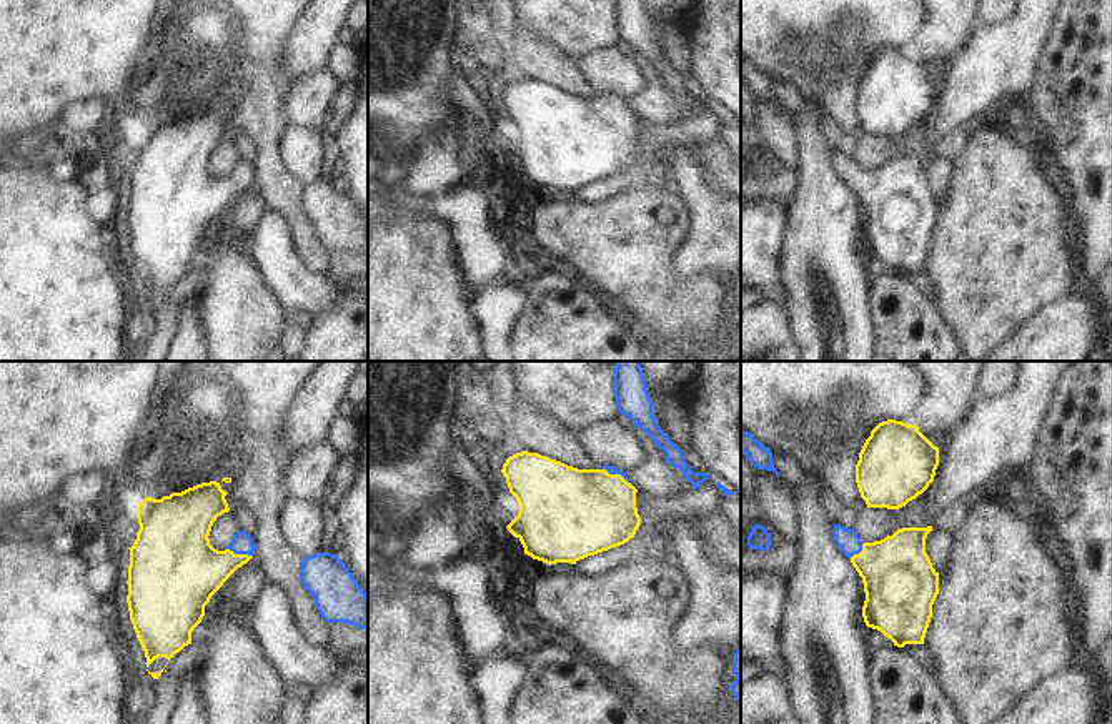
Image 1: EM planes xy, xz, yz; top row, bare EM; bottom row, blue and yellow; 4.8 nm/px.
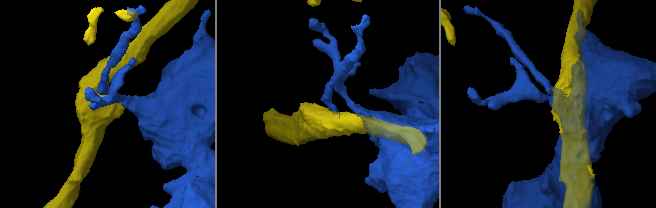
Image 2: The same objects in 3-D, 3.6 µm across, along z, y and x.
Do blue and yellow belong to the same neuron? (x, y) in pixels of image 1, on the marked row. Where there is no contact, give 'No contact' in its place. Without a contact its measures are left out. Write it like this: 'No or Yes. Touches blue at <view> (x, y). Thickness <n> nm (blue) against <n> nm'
Yes. Touches blue at xy (240, 553). Thickness 110 nm (blue) against 300 nm.

